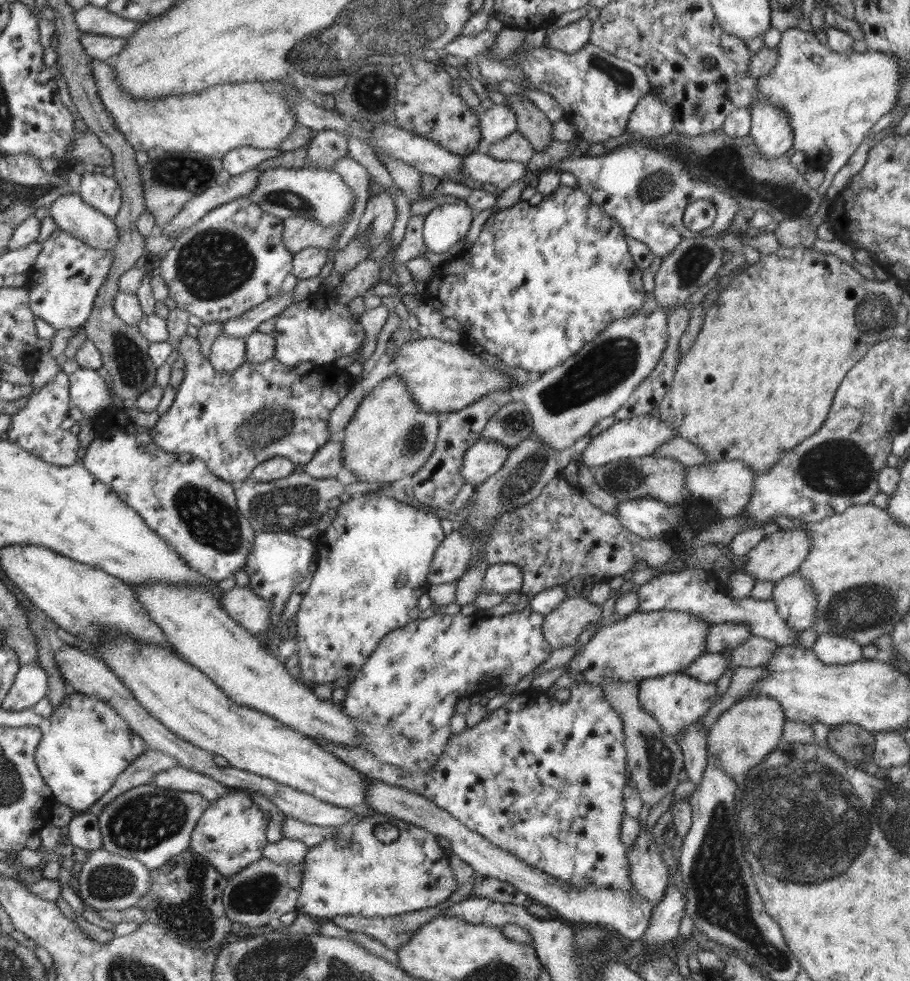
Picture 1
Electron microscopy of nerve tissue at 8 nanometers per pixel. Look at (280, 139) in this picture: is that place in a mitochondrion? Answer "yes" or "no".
no

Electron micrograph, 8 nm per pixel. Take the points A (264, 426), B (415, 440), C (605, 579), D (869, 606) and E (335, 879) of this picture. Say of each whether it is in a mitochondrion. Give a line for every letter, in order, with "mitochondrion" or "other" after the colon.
A: mitochondrion
B: mitochondrion
C: other
D: mitochondrion
E: other

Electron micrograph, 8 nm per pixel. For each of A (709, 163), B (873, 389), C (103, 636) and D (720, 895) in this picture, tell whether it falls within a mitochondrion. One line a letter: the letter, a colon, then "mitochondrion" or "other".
A: mitochondrion
B: other
C: other
D: mitochondrion

